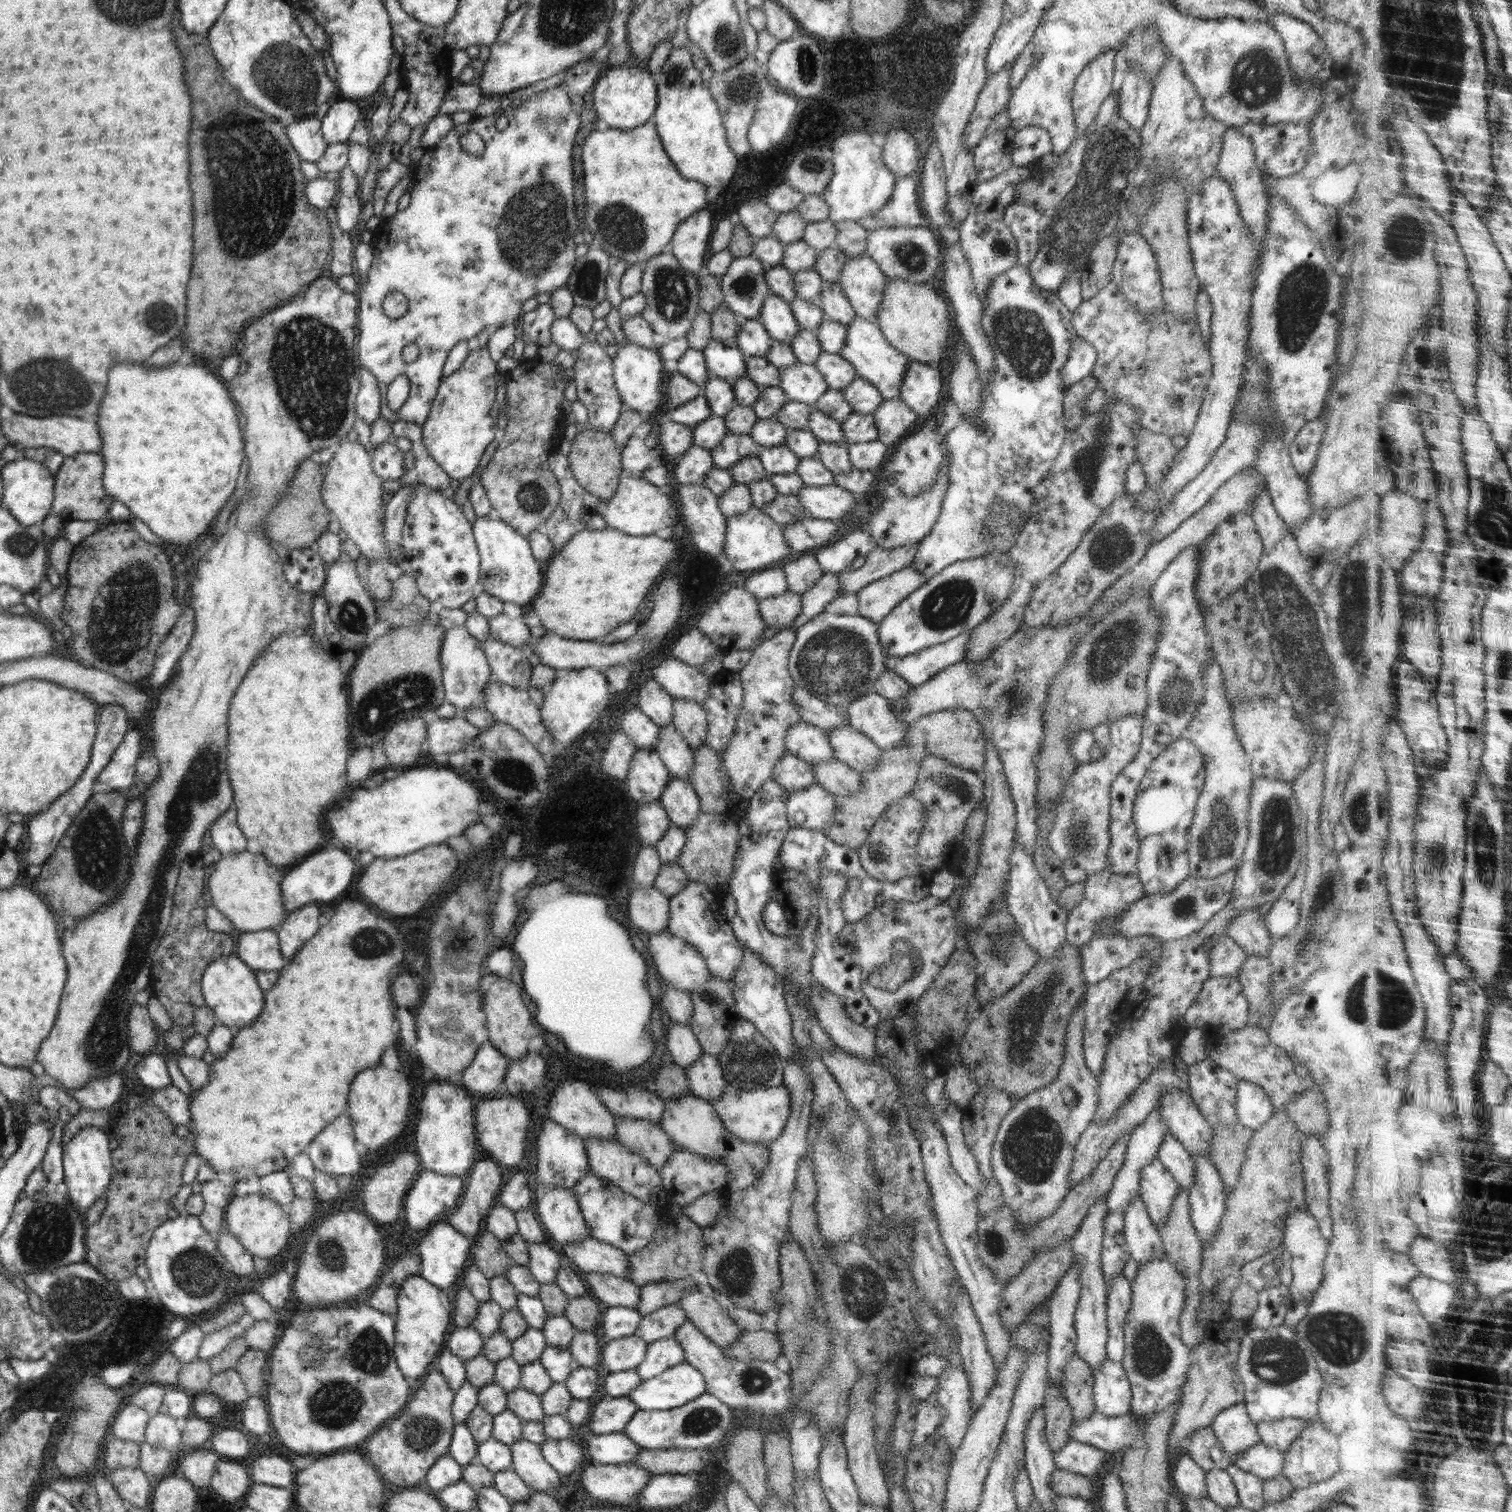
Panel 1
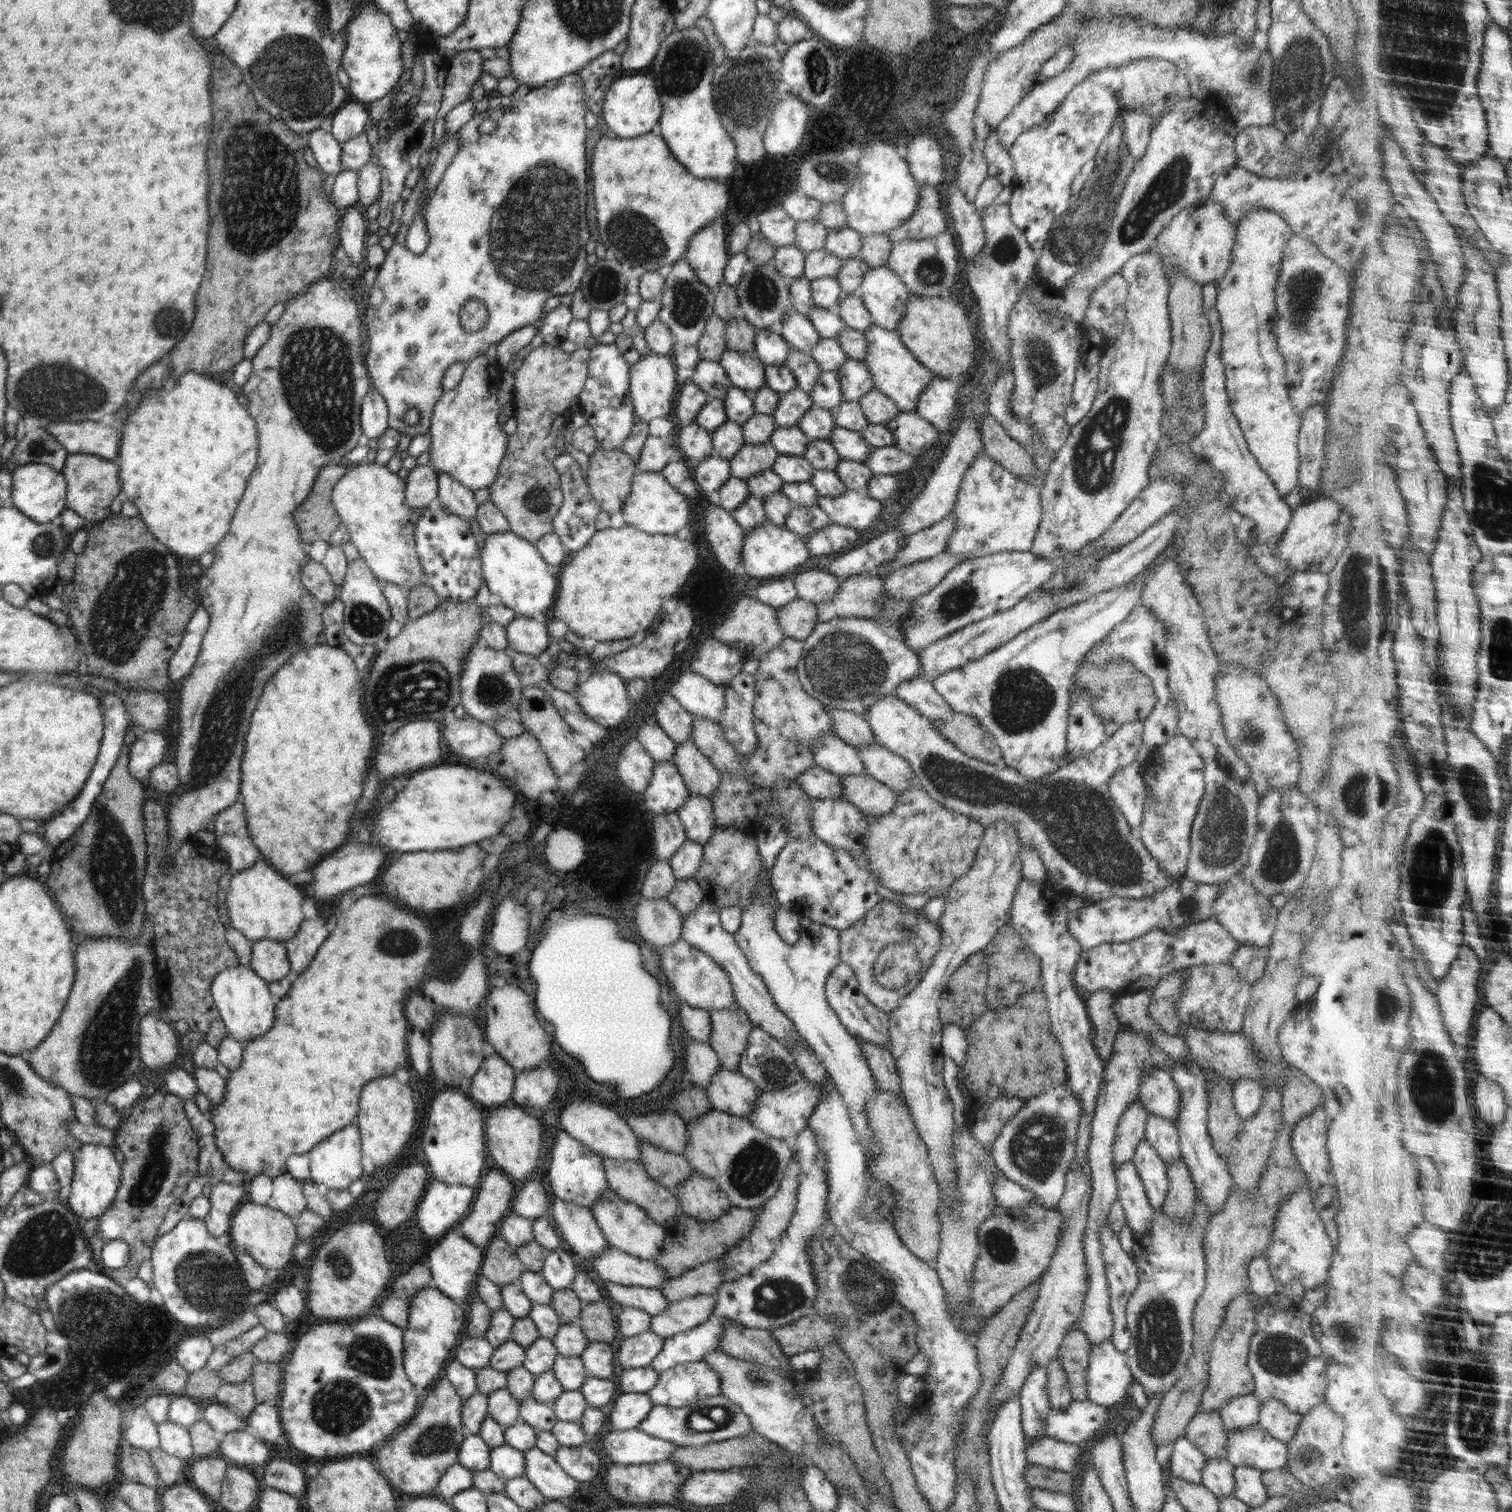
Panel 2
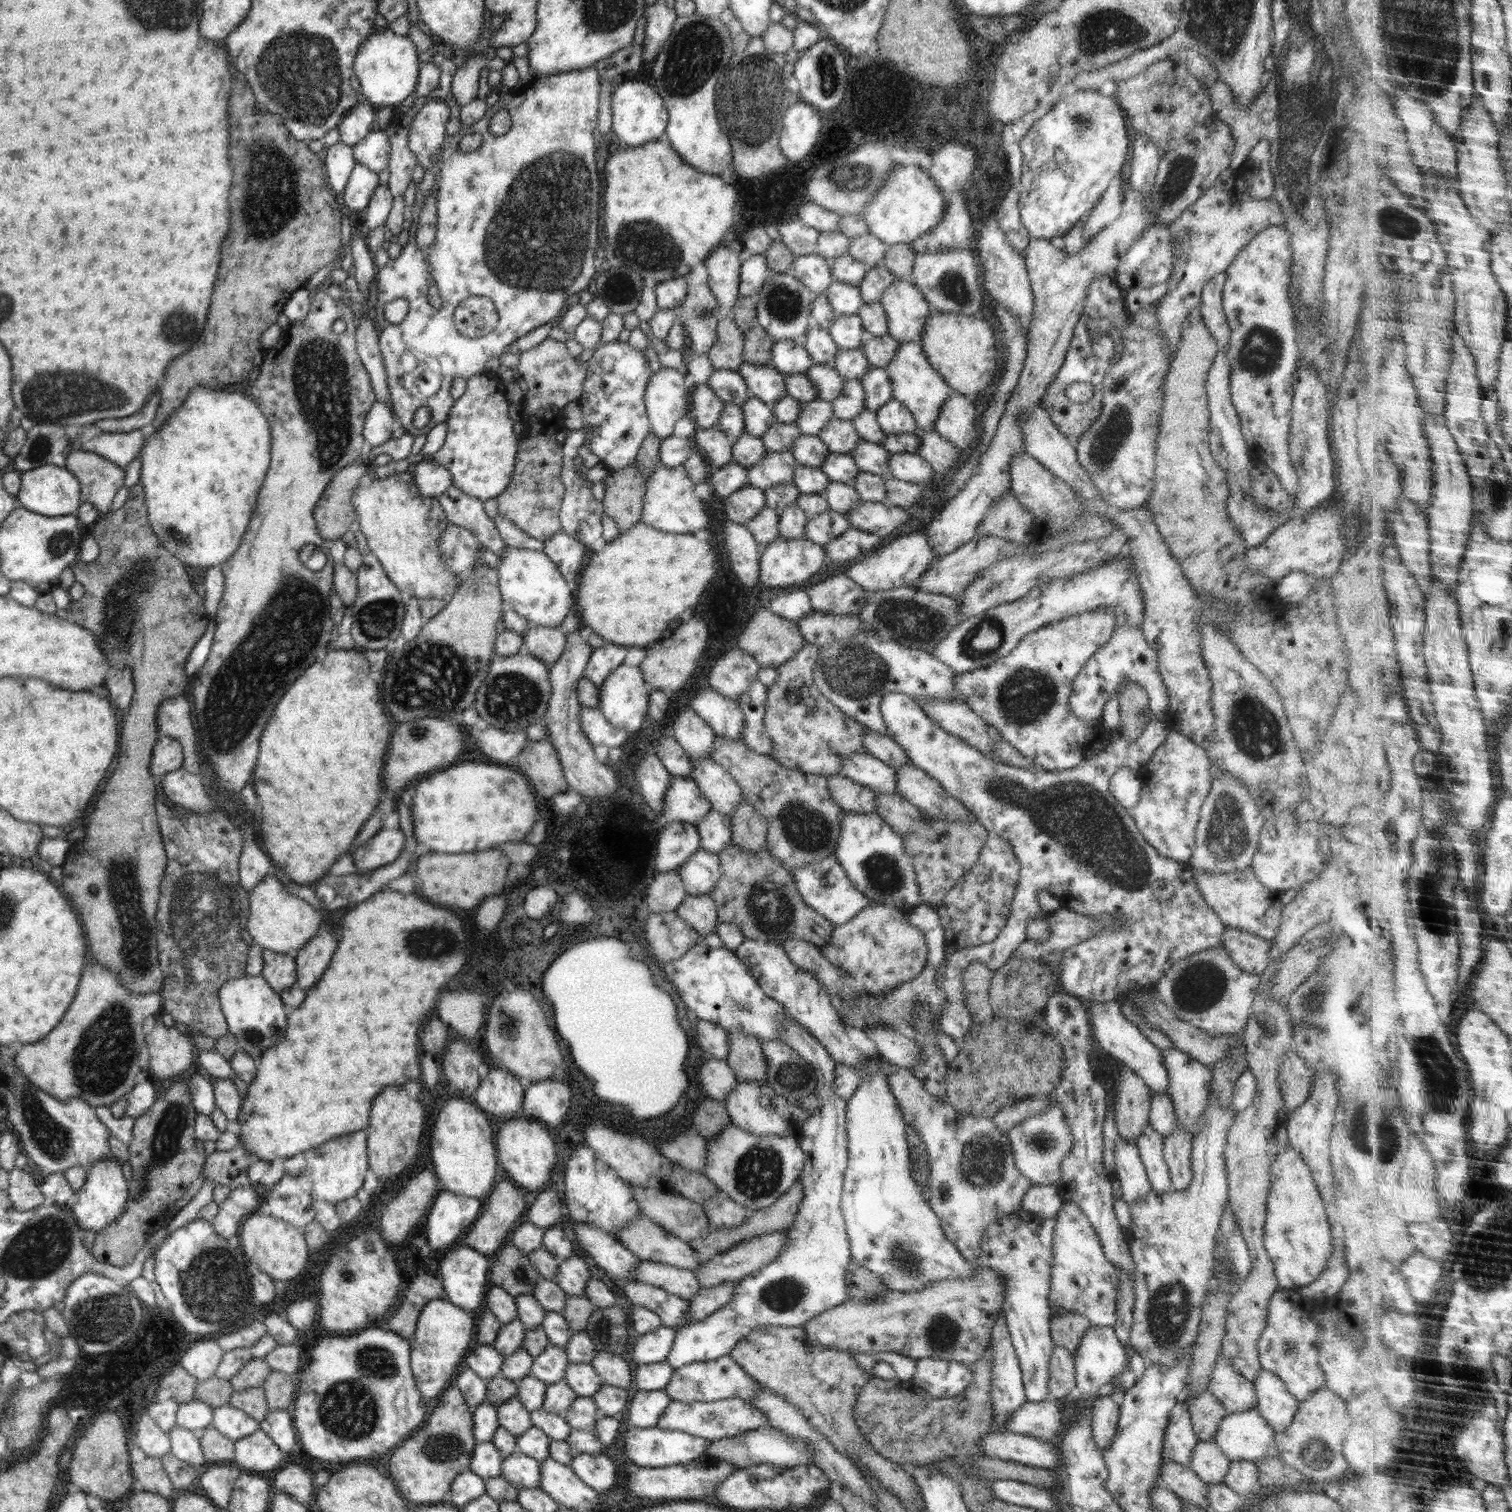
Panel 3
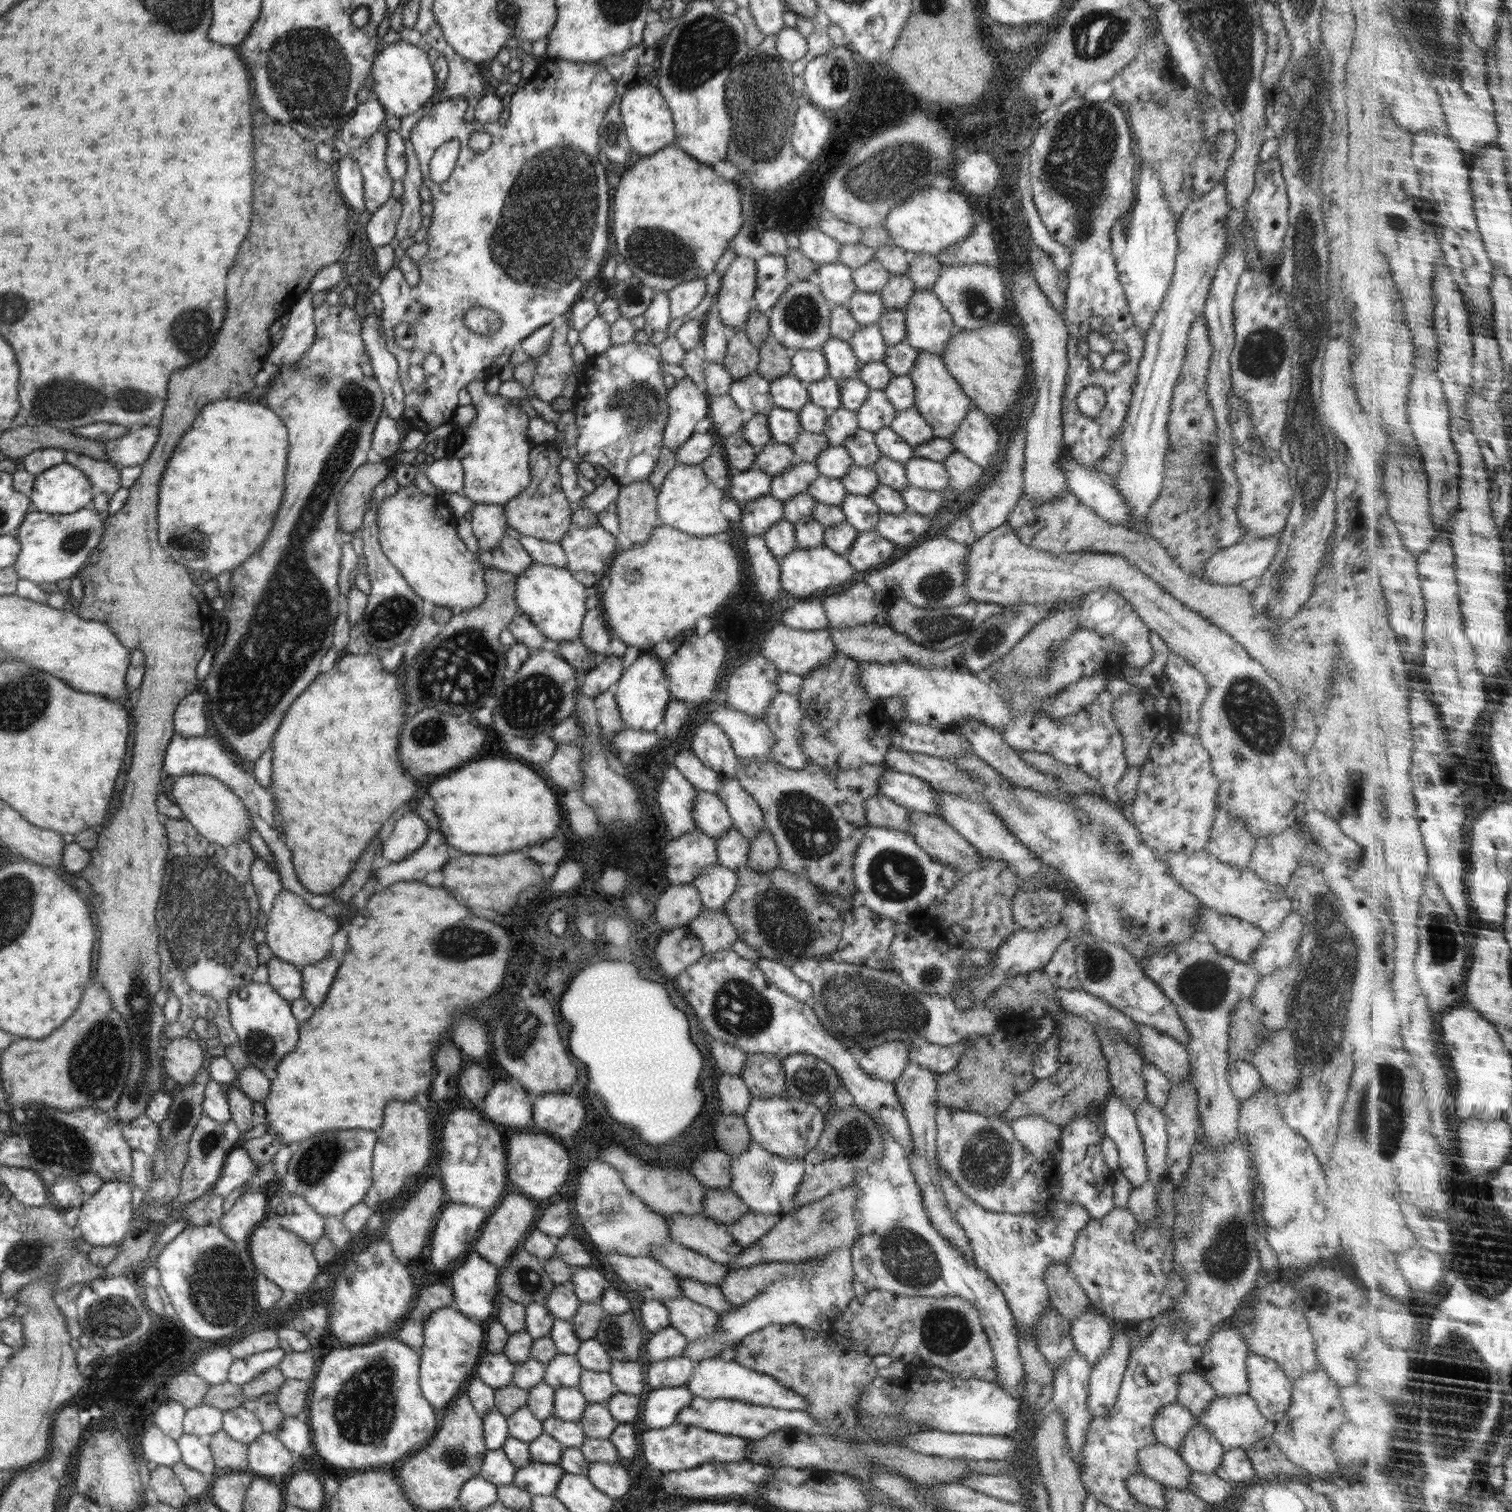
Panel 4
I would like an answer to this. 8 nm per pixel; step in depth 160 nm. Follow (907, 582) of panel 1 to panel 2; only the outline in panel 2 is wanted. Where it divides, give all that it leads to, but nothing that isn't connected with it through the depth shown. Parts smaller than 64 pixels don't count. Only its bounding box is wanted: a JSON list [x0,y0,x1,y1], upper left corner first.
[883,551,970,599]

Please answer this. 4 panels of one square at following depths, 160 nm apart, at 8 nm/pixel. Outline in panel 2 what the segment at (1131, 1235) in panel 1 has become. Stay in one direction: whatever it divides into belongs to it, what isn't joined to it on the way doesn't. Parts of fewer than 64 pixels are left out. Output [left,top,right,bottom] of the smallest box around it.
[1116,1161,1154,1236]

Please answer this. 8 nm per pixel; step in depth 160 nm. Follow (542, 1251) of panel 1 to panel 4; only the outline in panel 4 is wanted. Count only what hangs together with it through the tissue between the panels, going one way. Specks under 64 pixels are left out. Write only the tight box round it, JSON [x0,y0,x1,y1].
[570,1266,610,1303]

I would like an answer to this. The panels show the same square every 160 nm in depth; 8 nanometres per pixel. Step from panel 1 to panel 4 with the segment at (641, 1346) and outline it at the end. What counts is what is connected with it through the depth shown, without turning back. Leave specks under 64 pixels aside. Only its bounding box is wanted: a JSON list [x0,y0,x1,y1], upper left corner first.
[643,1327,687,1364]

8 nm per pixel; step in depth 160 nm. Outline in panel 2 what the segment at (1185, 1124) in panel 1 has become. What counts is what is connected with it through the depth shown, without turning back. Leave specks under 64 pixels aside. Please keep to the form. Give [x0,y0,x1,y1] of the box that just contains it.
[1140,1066,1181,1126]

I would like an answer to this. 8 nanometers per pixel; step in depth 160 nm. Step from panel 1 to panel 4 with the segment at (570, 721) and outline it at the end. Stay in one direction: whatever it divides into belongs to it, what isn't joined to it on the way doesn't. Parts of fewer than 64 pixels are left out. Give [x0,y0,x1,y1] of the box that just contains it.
[614,652,672,732]

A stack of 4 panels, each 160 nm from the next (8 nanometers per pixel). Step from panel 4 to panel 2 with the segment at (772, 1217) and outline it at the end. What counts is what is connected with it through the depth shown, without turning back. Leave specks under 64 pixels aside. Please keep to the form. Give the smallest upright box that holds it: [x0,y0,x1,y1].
[671,1171,732,1221]

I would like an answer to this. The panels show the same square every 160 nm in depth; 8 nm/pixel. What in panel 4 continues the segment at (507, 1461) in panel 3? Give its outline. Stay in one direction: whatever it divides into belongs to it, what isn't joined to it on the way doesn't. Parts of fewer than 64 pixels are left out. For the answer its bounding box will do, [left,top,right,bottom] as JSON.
[513,1461,564,1495]

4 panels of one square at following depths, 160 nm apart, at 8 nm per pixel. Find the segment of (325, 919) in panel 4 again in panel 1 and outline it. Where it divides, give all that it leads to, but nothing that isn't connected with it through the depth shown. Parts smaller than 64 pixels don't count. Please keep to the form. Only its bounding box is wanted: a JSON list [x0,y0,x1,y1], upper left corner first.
[208,851,288,932]

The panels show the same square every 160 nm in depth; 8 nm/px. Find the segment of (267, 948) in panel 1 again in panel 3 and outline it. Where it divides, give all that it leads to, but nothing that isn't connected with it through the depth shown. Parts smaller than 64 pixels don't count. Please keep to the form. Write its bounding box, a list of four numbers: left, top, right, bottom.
[261,949,297,994]

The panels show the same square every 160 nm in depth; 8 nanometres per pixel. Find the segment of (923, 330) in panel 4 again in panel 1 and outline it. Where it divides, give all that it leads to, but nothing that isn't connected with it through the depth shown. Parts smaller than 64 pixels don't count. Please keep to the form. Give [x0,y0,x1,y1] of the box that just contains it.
[839,254,890,320]

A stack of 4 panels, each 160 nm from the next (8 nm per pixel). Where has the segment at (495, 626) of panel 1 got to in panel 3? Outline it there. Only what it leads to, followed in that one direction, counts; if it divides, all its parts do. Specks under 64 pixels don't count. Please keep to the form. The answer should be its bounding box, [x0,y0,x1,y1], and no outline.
[524,625,567,665]

